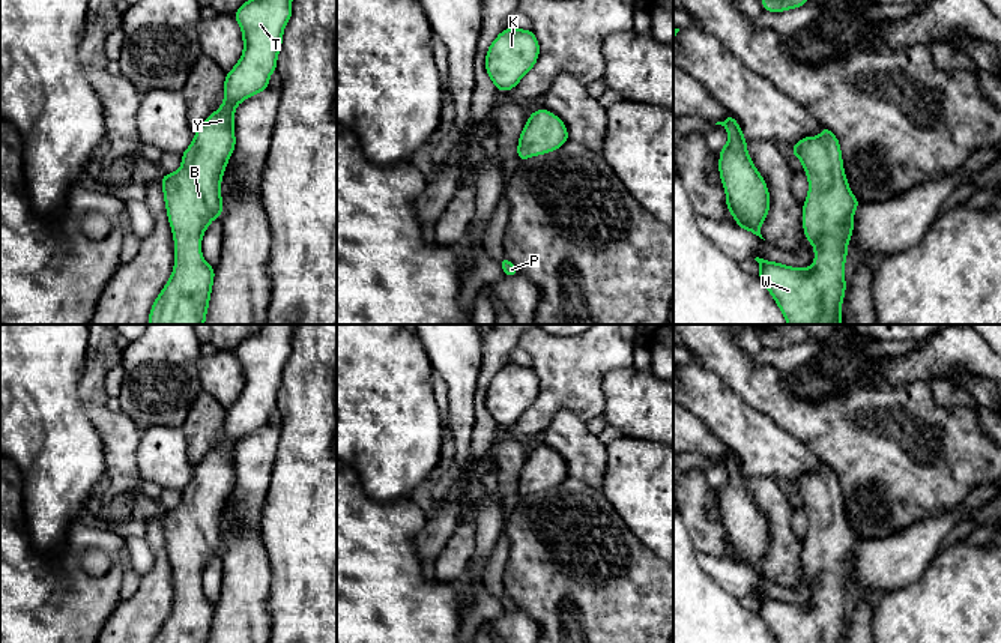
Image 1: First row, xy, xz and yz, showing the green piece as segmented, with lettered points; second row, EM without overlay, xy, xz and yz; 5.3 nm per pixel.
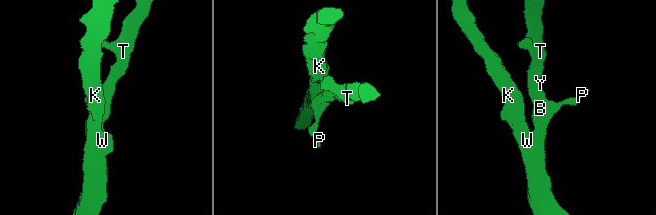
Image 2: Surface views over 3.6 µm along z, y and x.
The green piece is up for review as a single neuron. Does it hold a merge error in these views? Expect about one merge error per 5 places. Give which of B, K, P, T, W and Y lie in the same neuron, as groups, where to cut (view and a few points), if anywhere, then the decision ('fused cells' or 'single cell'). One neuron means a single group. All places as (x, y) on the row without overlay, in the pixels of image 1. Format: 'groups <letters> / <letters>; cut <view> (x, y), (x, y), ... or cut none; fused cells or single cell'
groups B K P T W Y; cut none; single cell

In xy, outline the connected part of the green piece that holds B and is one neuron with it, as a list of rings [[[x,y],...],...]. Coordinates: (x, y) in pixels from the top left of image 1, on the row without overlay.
[[[260,325],[260,331],[246,337],[234,350],[243,376],[243,389],[236,403],[225,410],[224,439],[197,466],[192,479],[182,490],[182,502],[171,511],[161,511],[167,553],[174,575],[174,604],[170,616],[152,643],[209,643],[215,604],[201,592],[201,574],[209,560],[222,550],[221,517],[236,482],[234,445],[245,436],[269,424],[269,413],[277,407],[277,395],[283,380],[283,368],[292,353],[292,335],[296,325]]]

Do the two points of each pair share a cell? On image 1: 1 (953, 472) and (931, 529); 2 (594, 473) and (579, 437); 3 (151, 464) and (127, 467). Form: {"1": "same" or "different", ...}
{"1": "different", "2": "same", "3": "different"}

